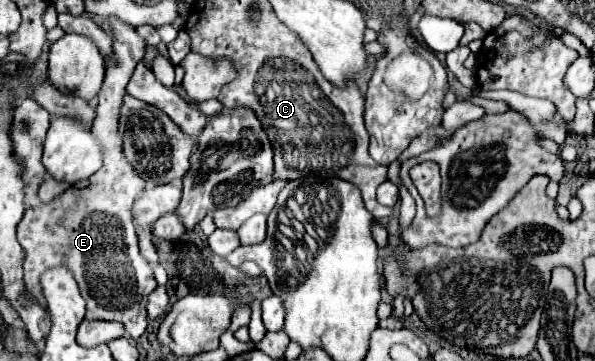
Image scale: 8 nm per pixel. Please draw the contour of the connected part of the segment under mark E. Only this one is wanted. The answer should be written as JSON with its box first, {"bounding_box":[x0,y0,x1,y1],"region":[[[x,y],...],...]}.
{"bounding_box":[17,19,157,339],"region":[[[109,19],[111,27],[113,27],[113,49],[115,55],[113,59],[107,59],[107,73],[105,73],[105,81],[103,87],[99,91],[99,107],[97,107],[97,117],[93,123],[93,135],[97,135],[97,141],[103,147],[103,167],[91,175],[89,179],[71,185],[67,191],[63,191],[61,195],[57,195],[51,203],[41,203],[35,205],[31,209],[25,211],[21,223],[17,225],[17,239],[21,243],[21,247],[27,253],[25,259],[25,293],[45,305],[45,299],[41,295],[41,283],[39,277],[45,273],[45,269],[51,267],[67,267],[73,271],[75,281],[79,285],[79,291],[83,295],[83,299],[87,301],[87,313],[85,319],[103,319],[103,321],[119,321],[125,325],[125,331],[129,337],[139,339],[145,329],[147,329],[147,295],[157,287],[157,281],[153,277],[153,267],[149,265],[149,261],[139,253],[139,245],[137,245],[137,235],[135,235],[135,227],[131,221],[131,207],[133,201],[141,195],[141,191],[145,189],[145,181],[133,171],[133,167],[125,161],[123,157],[123,137],[119,133],[119,109],[123,105],[123,95],[125,95],[125,87],[127,81],[135,69],[135,65],[143,59],[145,55],[145,41],[135,33],[135,29],[127,23],[121,23],[117,19]]]}

